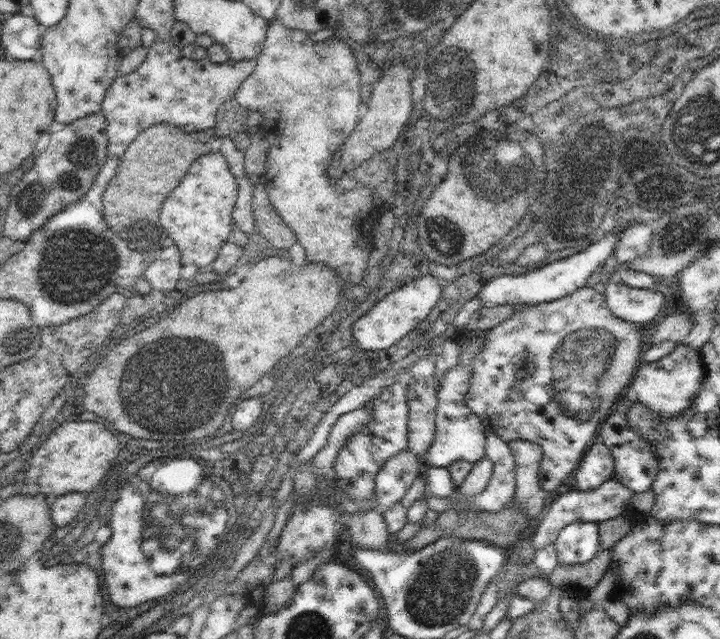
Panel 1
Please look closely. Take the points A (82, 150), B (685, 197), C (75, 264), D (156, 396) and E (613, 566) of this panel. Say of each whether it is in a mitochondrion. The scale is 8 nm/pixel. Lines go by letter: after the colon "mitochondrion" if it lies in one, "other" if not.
A: mitochondrion
B: mitochondrion
C: mitochondrion
D: mitochondrion
E: other

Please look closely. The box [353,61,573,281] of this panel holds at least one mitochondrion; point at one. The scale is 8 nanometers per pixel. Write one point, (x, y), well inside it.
(490, 140)

